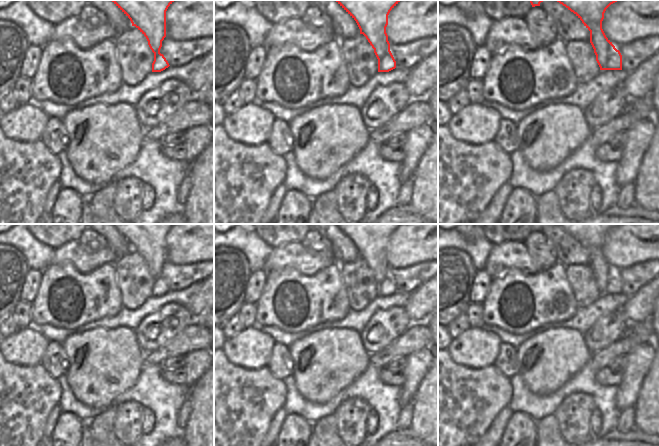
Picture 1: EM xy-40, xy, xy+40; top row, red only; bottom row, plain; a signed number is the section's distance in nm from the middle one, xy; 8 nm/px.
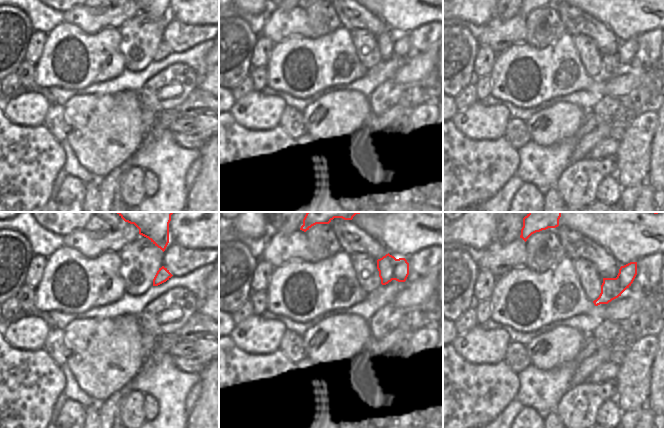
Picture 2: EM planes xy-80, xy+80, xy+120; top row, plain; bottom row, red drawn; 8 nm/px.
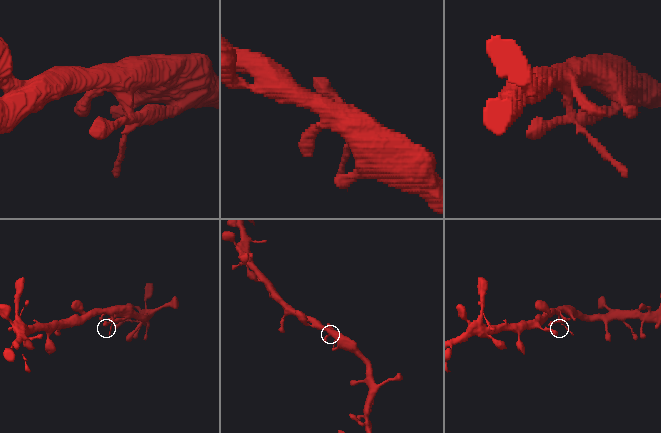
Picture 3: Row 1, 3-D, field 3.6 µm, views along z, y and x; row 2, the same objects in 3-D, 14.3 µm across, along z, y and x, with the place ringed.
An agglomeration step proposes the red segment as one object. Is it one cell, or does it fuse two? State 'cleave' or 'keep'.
keep

